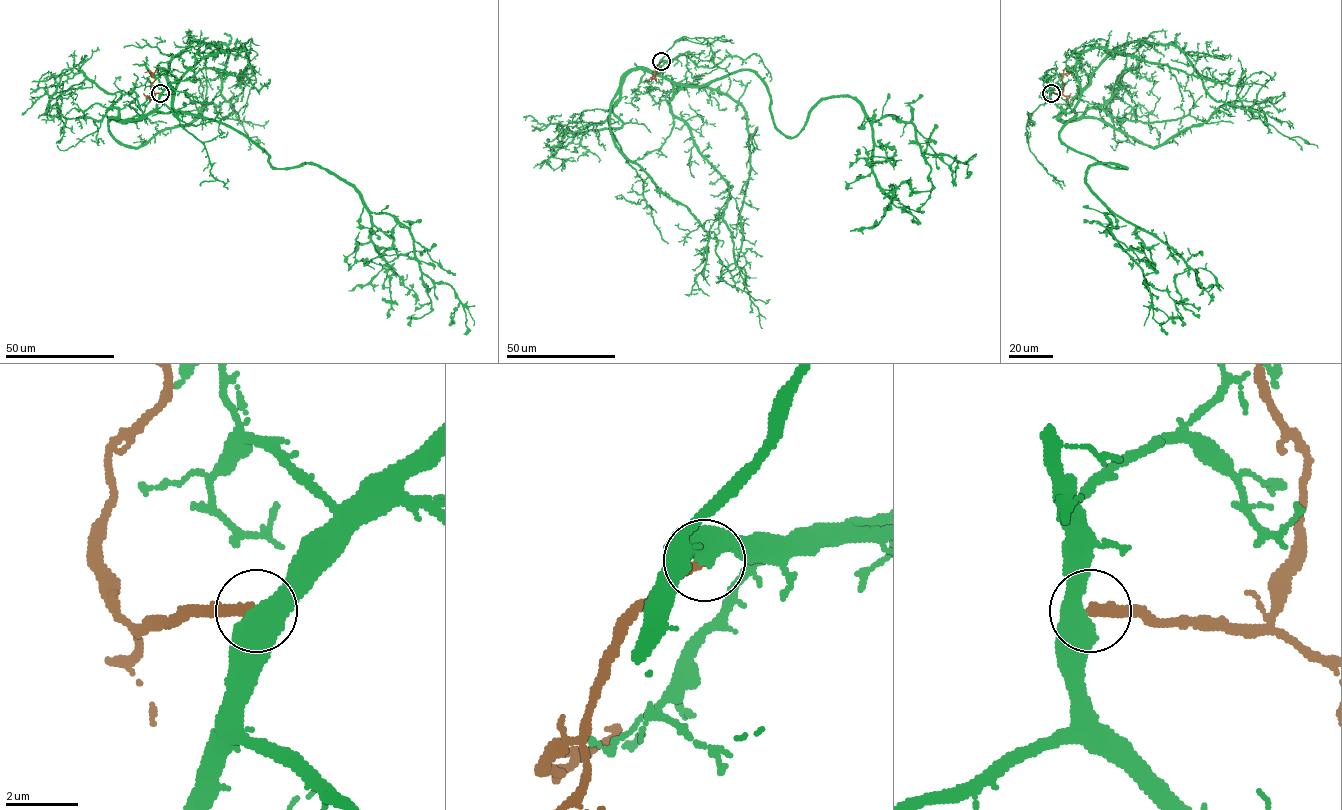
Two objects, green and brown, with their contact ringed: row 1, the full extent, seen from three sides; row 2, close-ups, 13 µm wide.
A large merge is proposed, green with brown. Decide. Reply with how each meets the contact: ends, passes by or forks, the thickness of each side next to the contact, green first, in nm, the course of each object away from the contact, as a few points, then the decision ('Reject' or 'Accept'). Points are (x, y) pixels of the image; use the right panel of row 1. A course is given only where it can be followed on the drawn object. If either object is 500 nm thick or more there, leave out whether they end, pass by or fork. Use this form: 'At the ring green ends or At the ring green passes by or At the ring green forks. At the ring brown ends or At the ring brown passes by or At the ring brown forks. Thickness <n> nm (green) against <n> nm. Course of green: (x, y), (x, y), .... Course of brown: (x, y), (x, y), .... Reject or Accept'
Thickness 550 nm (green) against 320 nm. Course of green: (1050, 93), (1075, 113), (1059, 140), (1126, 168), (1094, 163), (1087, 186), (1167, 334). Course of brown: (1051, 93), (1062, 93), (1061, 76), (1070, 72). Reject

